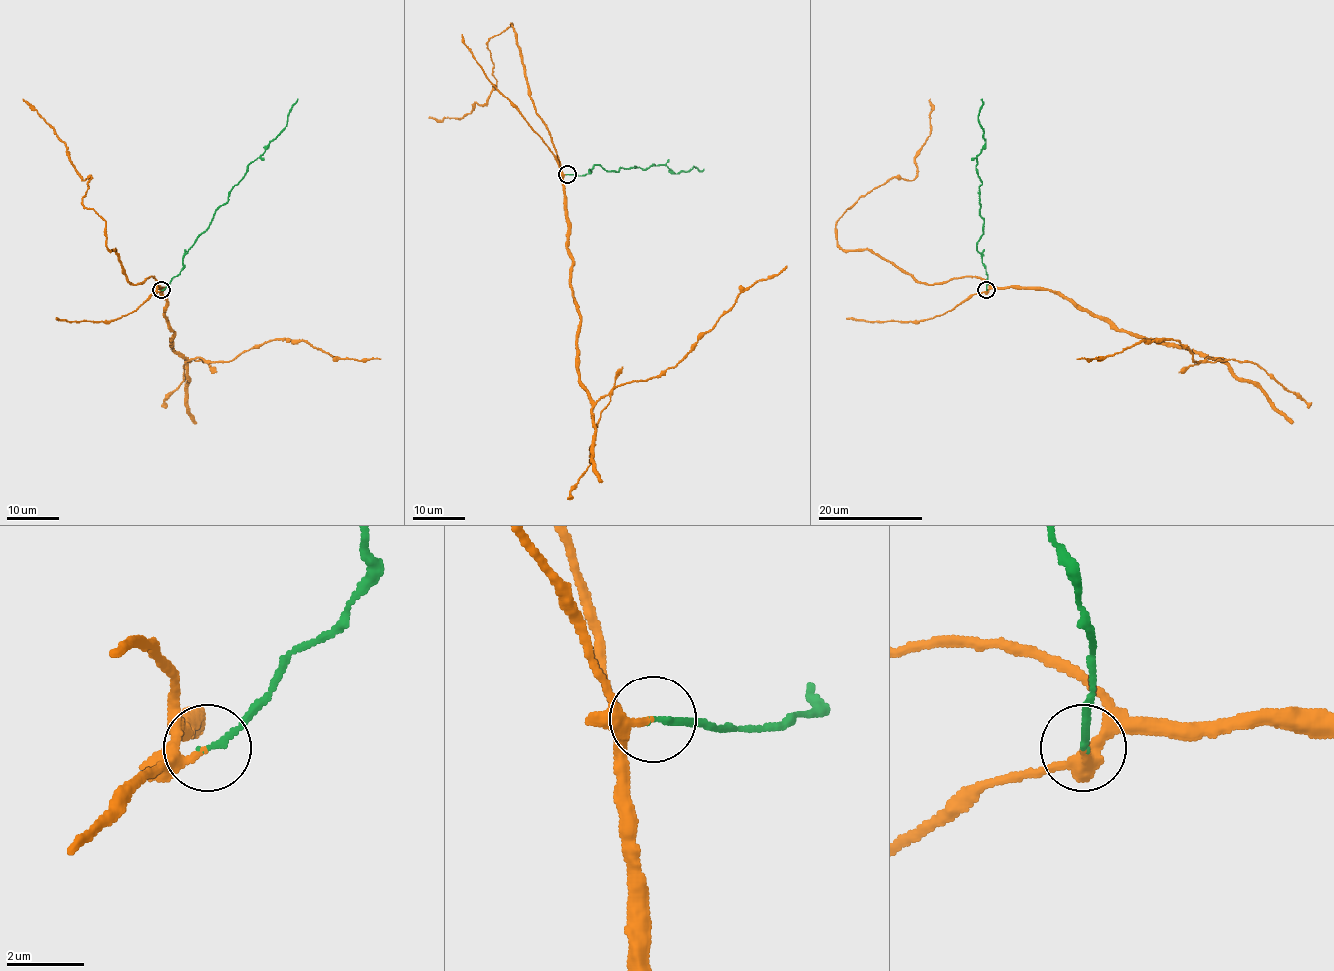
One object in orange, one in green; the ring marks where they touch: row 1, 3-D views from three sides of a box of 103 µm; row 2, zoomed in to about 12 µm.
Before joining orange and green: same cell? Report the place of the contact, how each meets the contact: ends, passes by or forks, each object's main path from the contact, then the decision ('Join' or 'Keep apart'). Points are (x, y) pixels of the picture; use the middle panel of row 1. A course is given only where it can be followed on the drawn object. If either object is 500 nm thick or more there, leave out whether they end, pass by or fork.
Place: (567, 174). At the ring orange ends. At the ring green ends. Course of orange: (567, 174), (571, 289), (580, 315), (577, 371), (594, 402), (618, 386), (660, 375), (739, 294), (787, 266). Course of green: (567, 174), (585, 175), (594, 164), (609, 171), (652, 164), (679, 174), (693, 166), (704, 170). Keep apart

